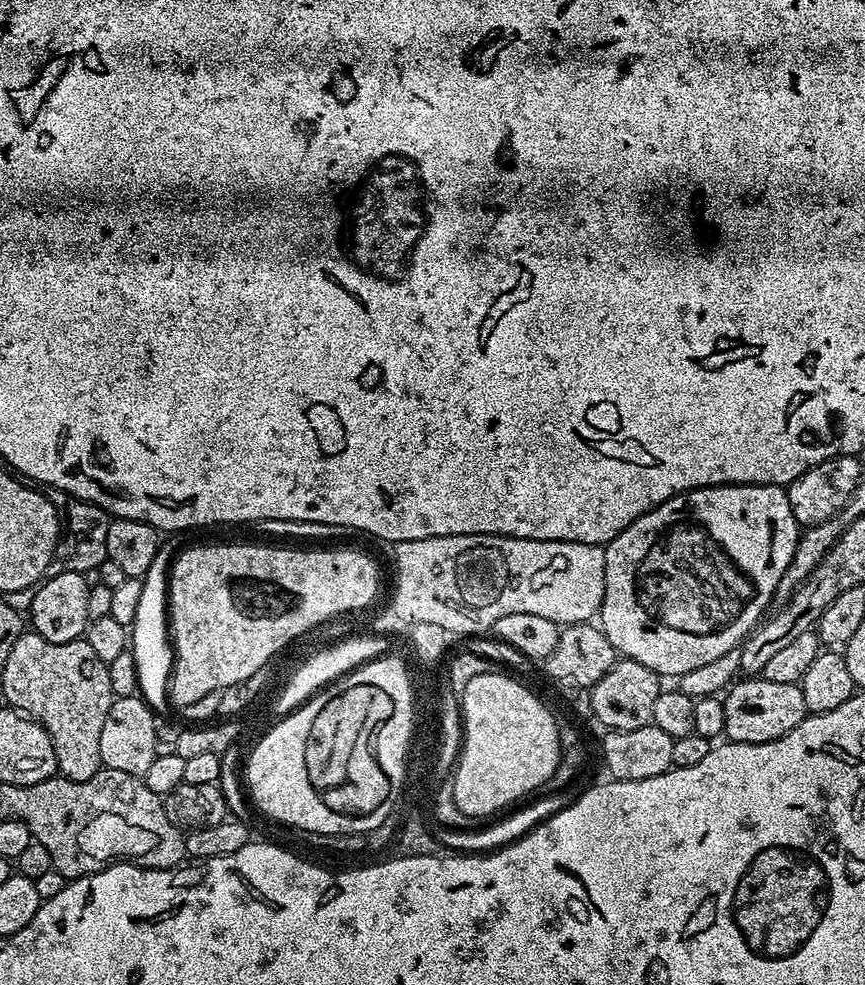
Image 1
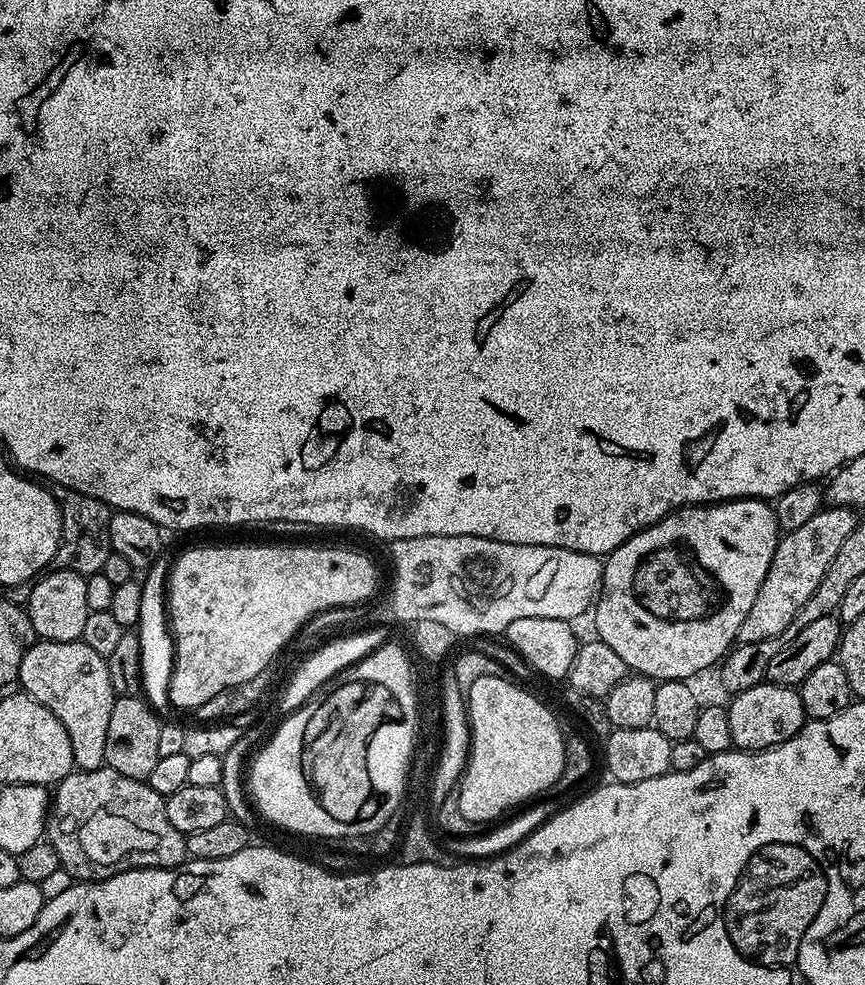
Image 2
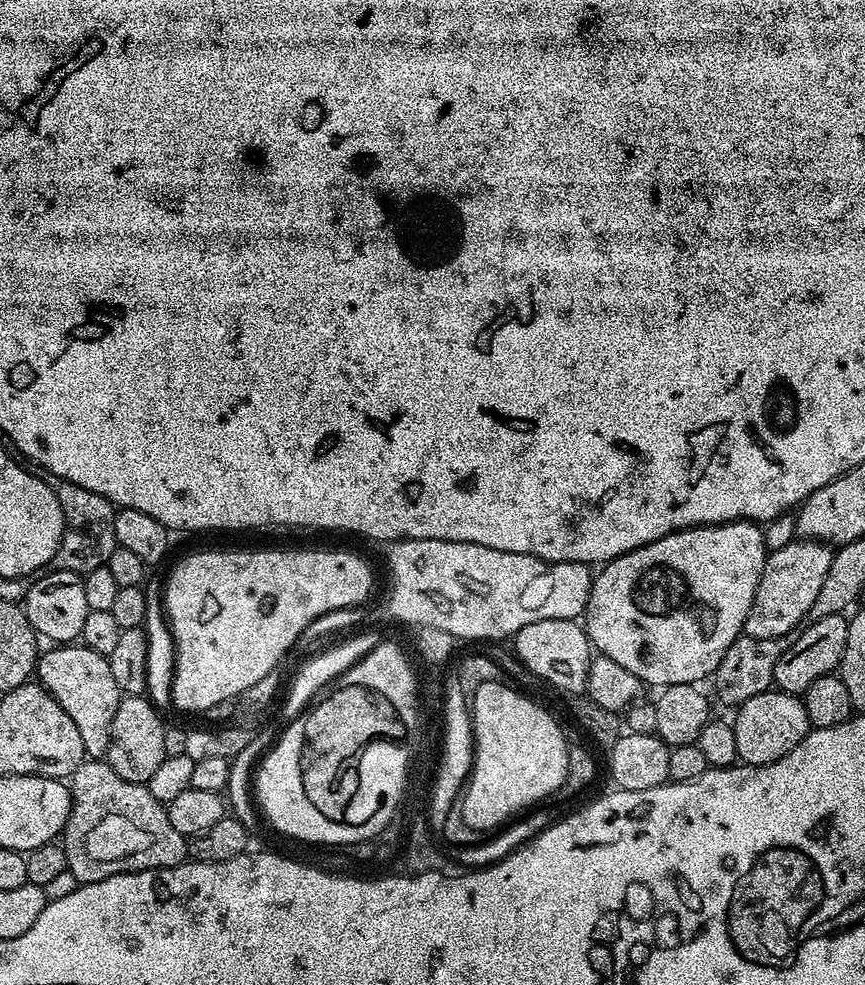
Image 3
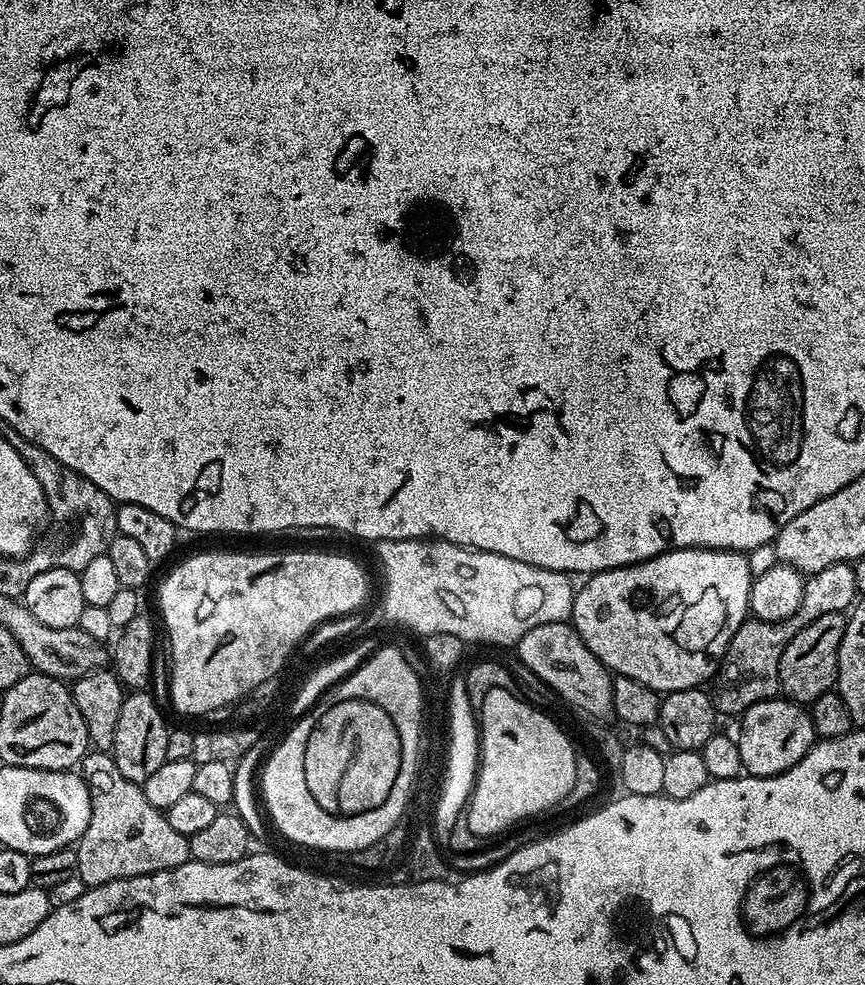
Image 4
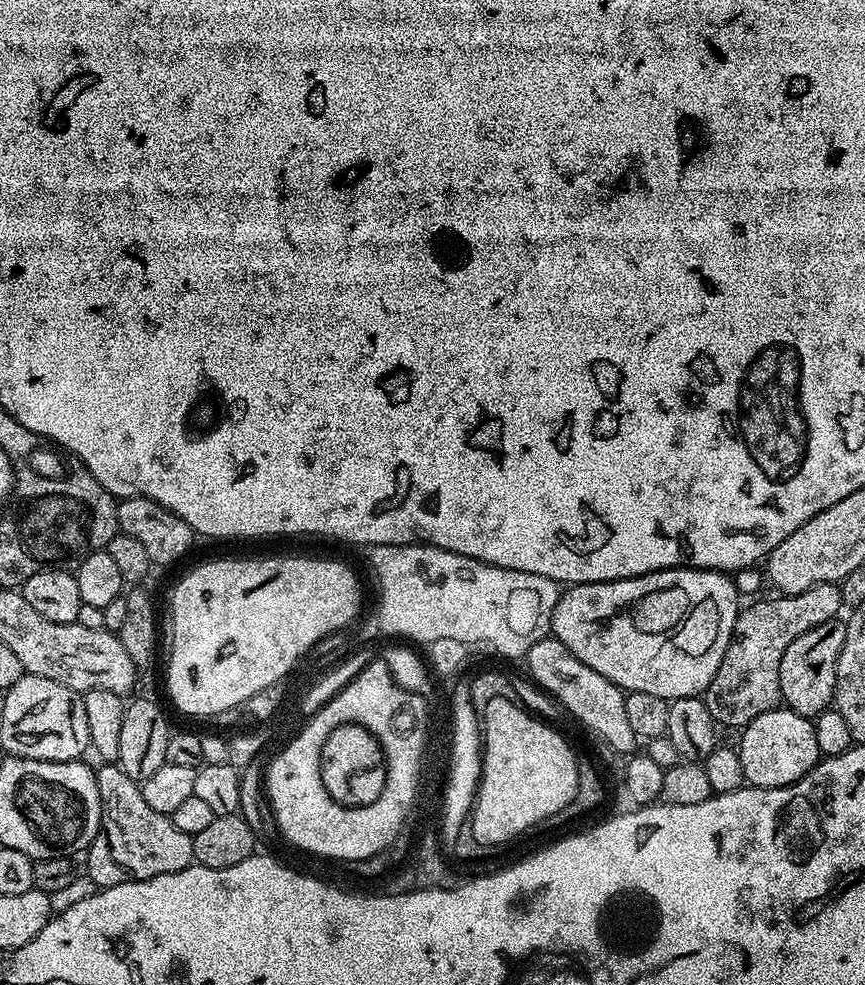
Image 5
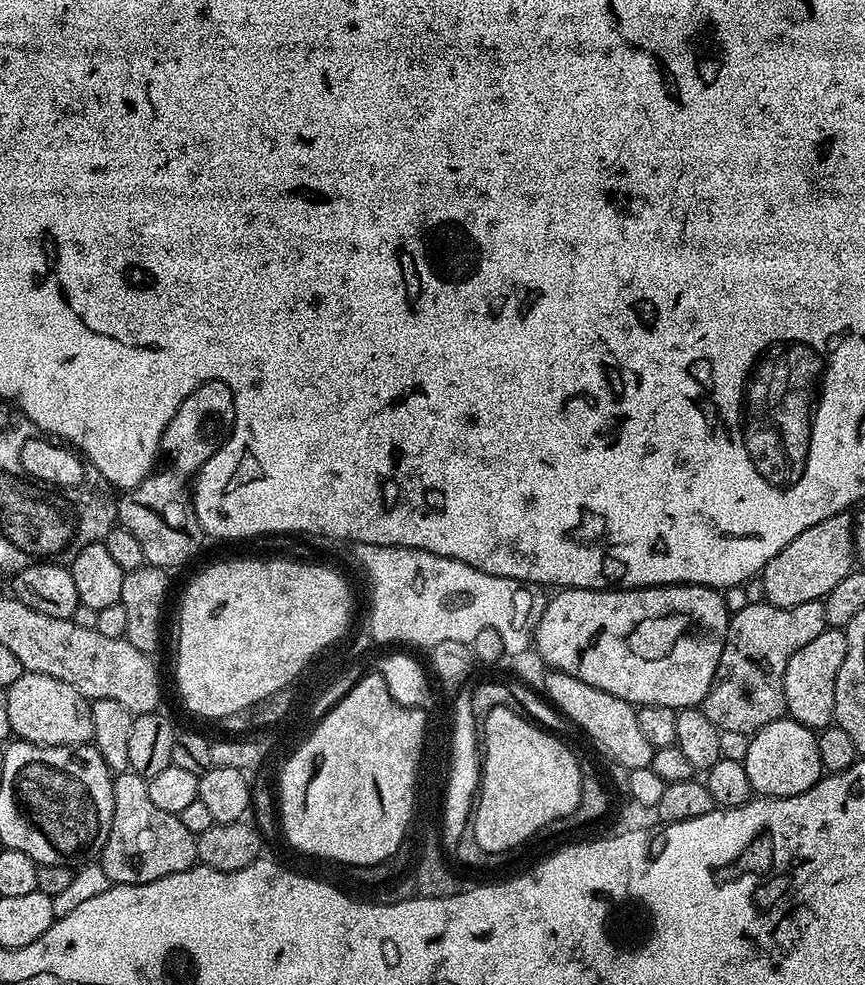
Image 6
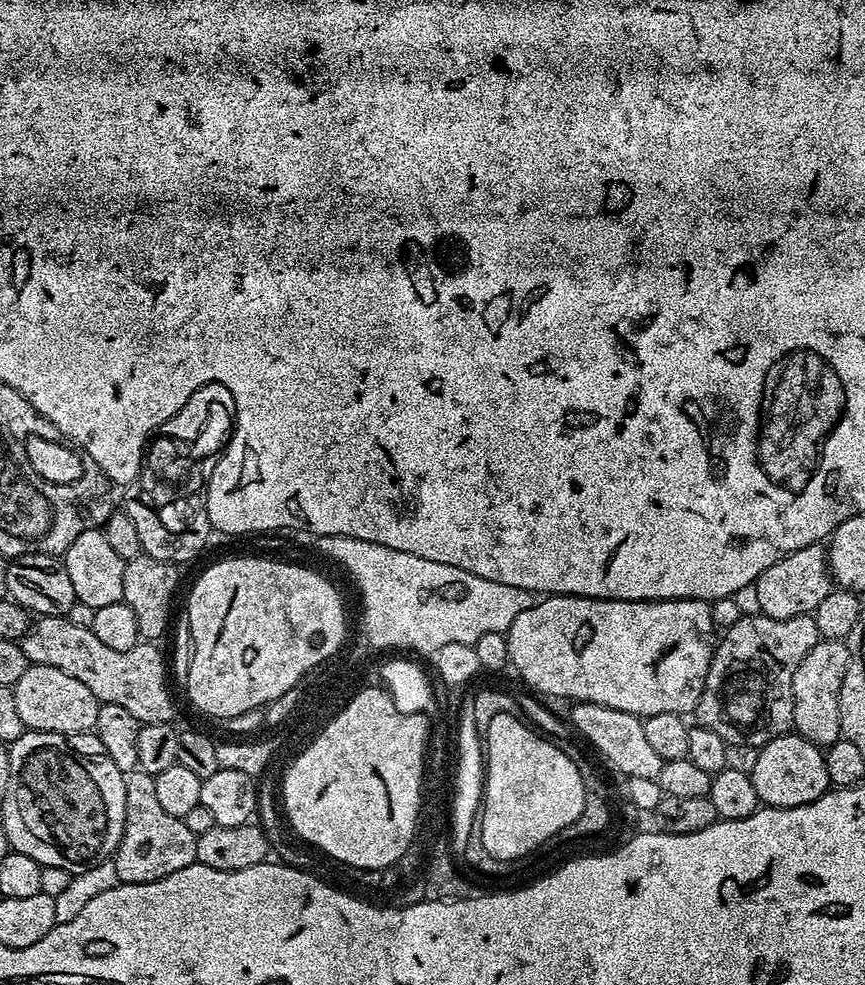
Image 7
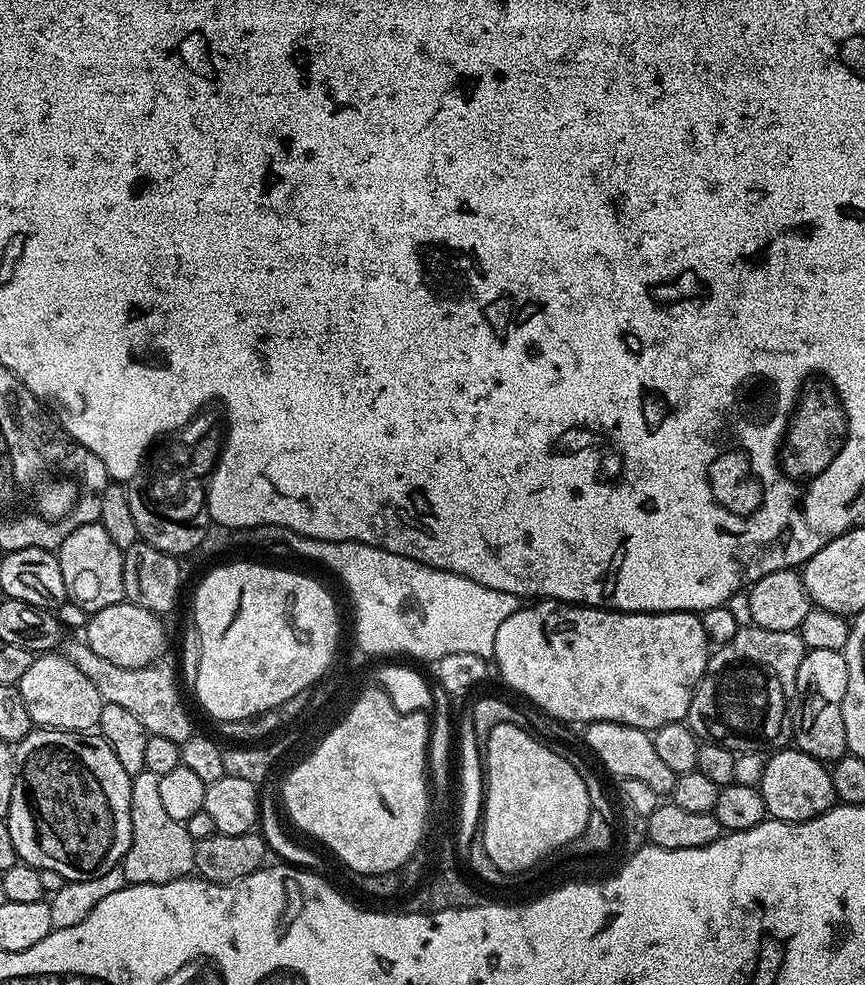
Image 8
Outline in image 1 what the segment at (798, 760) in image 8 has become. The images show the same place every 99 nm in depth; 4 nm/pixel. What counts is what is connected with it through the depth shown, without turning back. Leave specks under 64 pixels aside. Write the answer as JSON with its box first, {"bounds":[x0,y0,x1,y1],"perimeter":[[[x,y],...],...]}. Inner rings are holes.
{"bounds":[723,678,809,744],"perimeter":[[[740,678],[727,689],[723,701],[726,710],[724,736],[734,744],[761,744],[777,740],[794,730],[794,726],[798,726],[809,715],[799,683]]]}

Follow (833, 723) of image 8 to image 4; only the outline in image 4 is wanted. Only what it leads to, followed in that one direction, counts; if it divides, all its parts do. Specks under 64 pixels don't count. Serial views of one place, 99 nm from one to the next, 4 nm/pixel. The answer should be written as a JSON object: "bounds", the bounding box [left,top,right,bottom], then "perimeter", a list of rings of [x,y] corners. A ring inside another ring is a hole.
{"bounds":[779,612,848,706],"perimeter":[[[831,612],[822,614],[817,620],[811,620],[803,630],[794,634],[780,659],[779,691],[787,699],[808,706],[822,694],[833,691],[838,670],[838,650],[847,625],[848,616],[845,613]]]}

